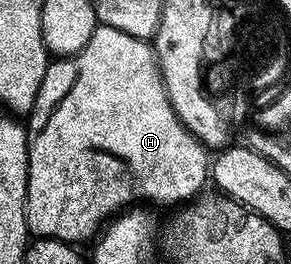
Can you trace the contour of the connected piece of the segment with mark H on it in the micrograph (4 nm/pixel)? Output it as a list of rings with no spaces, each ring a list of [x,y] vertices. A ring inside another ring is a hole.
[[[106,24],[97,27],[81,52],[54,59],[50,63],[47,74],[43,74],[43,82],[39,86],[35,106],[27,117],[27,128],[31,135],[29,136],[29,185],[25,199],[25,217],[29,223],[30,233],[37,238],[63,240],[66,244],[74,246],[80,245],[80,240],[92,241],[102,231],[106,221],[138,202],[145,202],[141,200],[162,200],[165,204],[173,204],[176,200],[192,201],[204,189],[201,187],[204,186],[205,180],[207,184],[211,176],[210,149],[200,144],[175,114],[161,77],[161,68],[157,65],[157,53],[146,41],[135,38],[131,34],[123,34],[123,30],[115,30]]]

